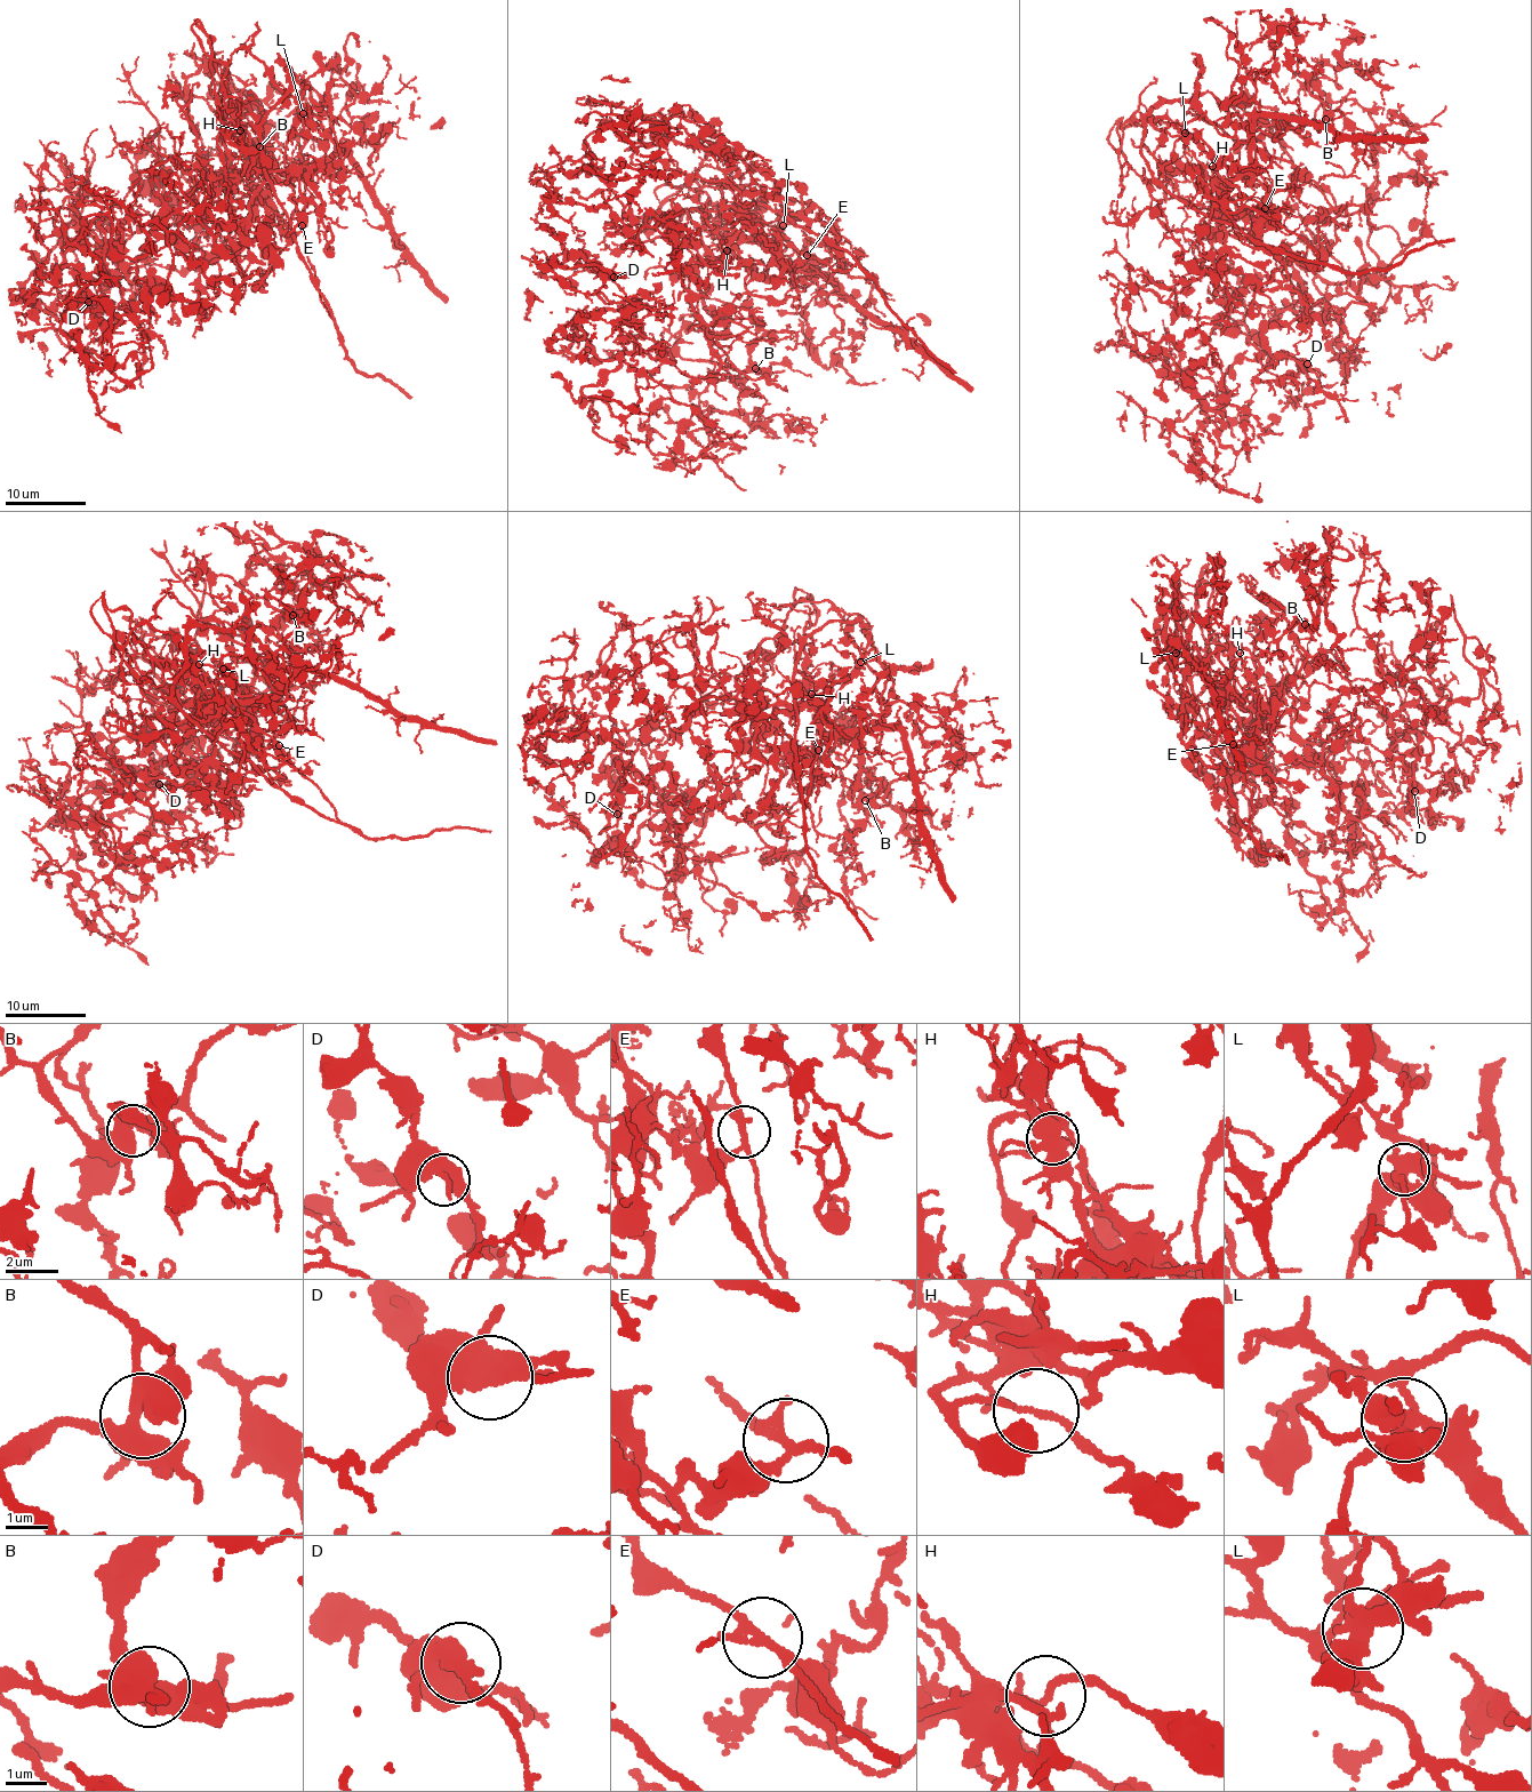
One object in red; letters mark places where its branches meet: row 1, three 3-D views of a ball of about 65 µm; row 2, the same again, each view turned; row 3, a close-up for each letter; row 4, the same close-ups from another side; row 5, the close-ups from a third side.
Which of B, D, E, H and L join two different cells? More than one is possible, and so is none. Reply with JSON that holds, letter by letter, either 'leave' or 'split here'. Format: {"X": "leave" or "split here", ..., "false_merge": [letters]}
{"B": "leave", "D": "leave", "E": "split here", "H": "split here", "L": "split here", "false_merge": ["E", "H", "L"]}

